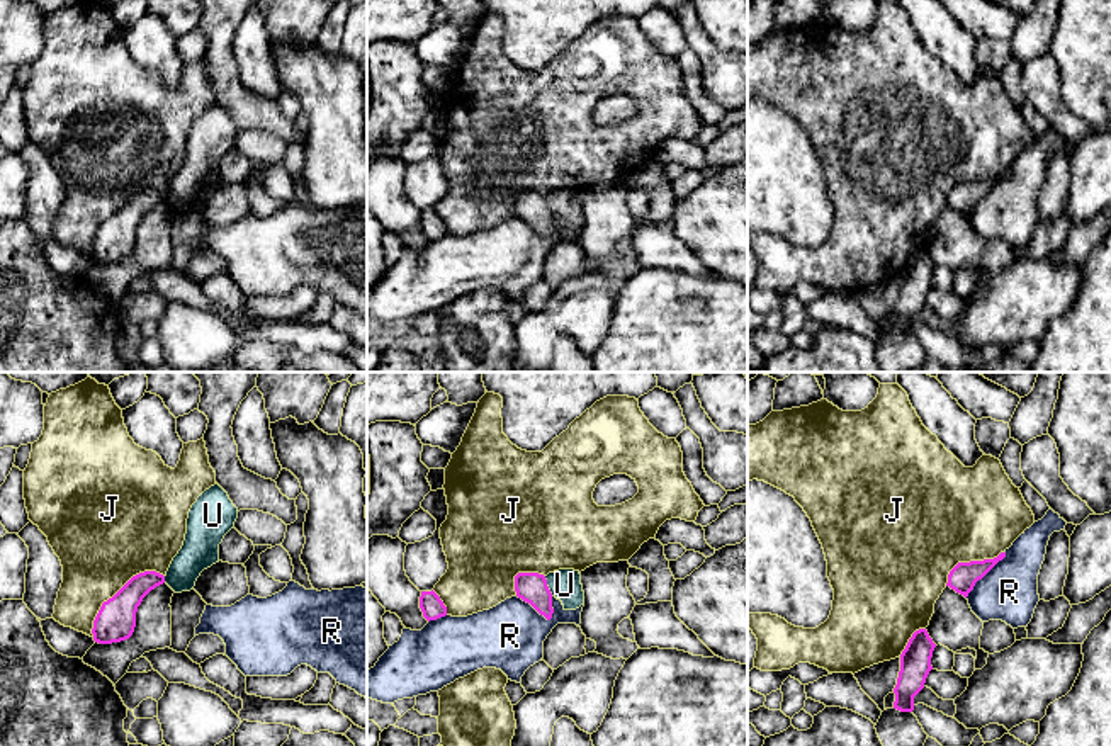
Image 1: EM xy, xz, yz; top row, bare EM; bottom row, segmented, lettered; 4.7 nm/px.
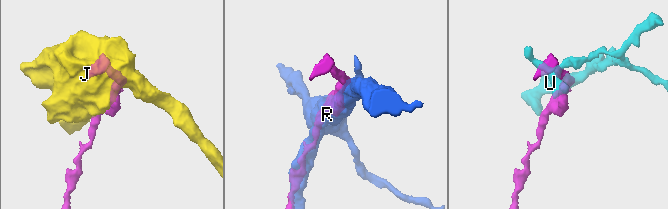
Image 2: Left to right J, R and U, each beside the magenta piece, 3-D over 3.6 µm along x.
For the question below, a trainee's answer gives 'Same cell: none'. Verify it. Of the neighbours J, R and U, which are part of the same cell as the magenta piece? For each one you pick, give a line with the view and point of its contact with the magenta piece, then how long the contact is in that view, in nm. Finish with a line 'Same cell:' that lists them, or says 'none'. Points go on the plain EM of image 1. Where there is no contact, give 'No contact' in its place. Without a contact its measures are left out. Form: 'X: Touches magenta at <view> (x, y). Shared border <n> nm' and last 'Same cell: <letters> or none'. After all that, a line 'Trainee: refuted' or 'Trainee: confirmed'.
Same cell: none
Trainee: confirmed

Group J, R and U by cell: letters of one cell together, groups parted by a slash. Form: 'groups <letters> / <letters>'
groups J / R / U

